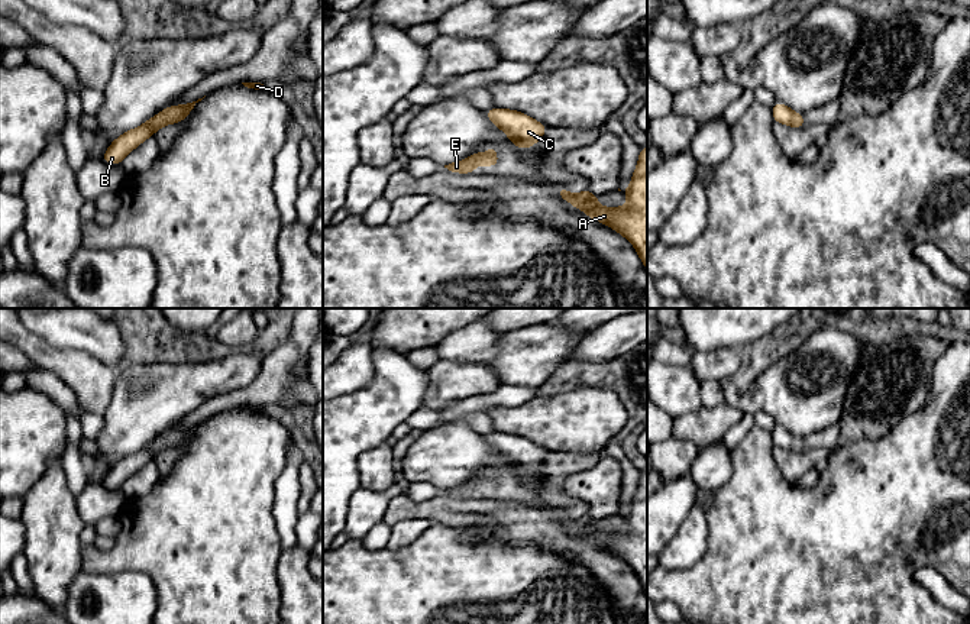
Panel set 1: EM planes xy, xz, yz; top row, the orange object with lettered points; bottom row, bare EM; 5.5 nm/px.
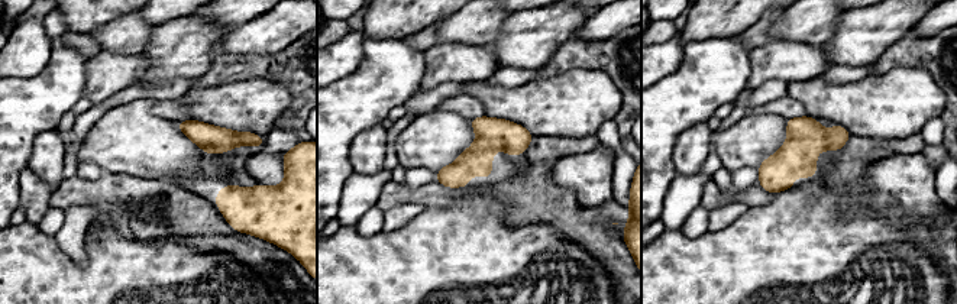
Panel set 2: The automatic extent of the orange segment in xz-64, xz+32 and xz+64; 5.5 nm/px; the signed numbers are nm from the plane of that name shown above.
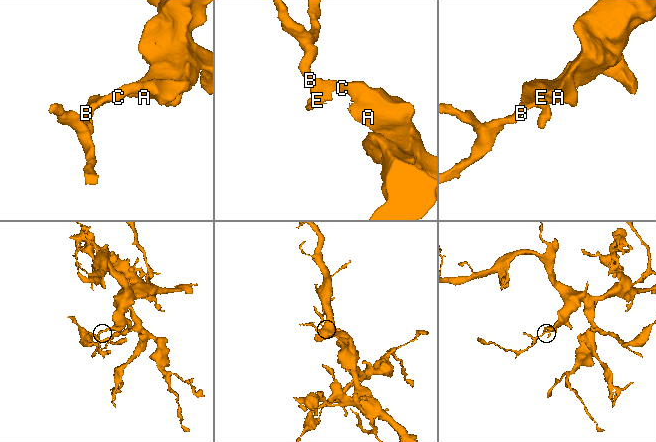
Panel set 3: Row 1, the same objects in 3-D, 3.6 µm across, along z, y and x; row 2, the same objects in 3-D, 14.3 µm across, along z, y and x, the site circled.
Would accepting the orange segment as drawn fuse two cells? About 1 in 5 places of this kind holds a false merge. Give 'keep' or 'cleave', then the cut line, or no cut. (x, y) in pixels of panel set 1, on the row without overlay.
keep; cut none

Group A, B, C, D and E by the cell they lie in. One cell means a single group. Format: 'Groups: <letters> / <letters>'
Groups: A B C D E

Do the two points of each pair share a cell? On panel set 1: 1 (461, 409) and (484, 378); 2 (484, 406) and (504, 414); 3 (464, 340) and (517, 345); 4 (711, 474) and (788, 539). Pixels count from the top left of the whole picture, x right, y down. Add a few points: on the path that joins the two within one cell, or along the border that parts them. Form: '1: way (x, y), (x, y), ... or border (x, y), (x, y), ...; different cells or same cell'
1: border (500, 385), (490, 393), (458, 401); different cells
2: border (526, 401), (519, 406), (495, 406), (487, 413); different cells
3: way (477, 342), (504, 345); same cell
4: border (731, 452), (731, 477), (711, 494); different cells

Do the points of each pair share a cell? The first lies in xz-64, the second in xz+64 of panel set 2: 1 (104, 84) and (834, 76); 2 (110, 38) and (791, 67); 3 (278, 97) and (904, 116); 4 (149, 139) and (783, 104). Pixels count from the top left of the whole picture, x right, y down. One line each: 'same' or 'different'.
1: different
2: same
3: same
4: different

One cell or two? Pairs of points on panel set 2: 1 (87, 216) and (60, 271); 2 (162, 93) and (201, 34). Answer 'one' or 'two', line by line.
1: two
2: two

